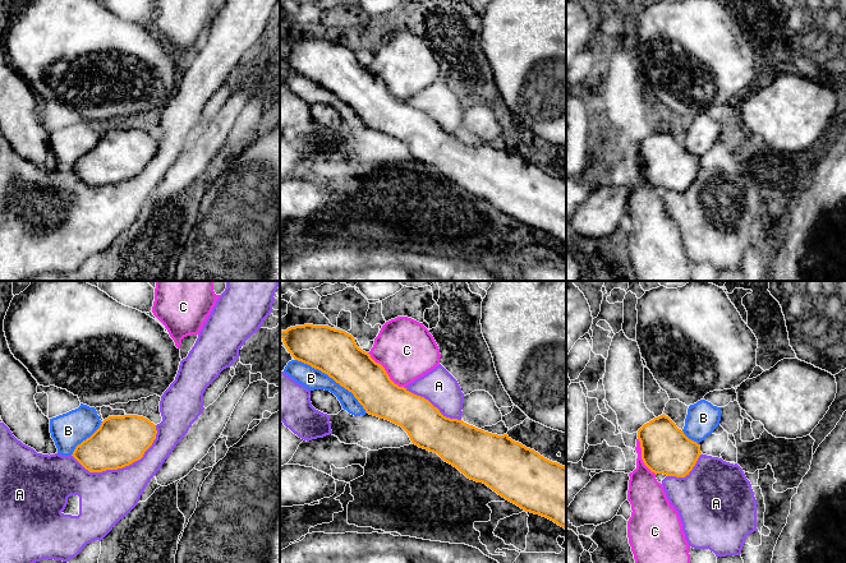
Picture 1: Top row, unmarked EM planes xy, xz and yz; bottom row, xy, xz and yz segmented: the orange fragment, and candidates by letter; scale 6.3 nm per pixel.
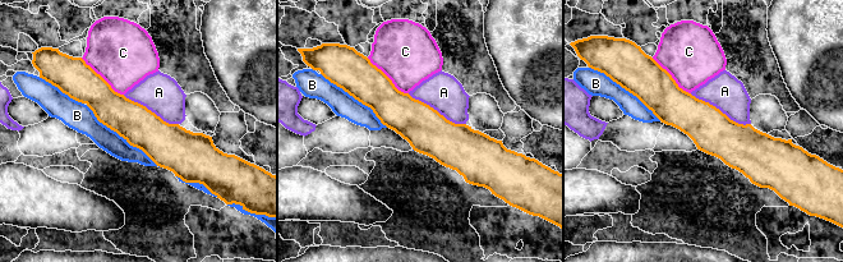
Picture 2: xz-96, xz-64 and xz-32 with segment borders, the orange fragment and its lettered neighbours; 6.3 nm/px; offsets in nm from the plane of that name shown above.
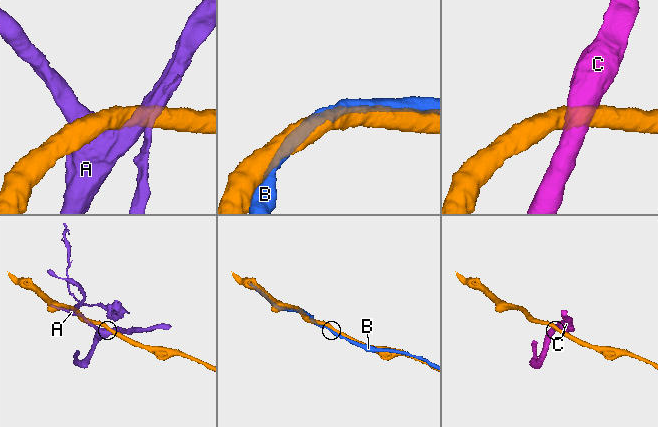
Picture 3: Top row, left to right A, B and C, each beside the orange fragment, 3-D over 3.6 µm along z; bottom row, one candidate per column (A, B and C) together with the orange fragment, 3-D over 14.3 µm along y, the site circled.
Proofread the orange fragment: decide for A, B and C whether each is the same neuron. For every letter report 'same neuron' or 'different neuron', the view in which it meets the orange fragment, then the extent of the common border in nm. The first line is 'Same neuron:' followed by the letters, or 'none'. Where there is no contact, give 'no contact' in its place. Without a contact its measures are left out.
Same neuron: B
A: different neuron; meets orange in xy; contact 550 nm long
B: same neuron; meets orange in xz; contact 550 nm long
C: different neuron; meets orange in xz; contact 340 nm long

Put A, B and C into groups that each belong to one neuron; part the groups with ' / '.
A / B / C

